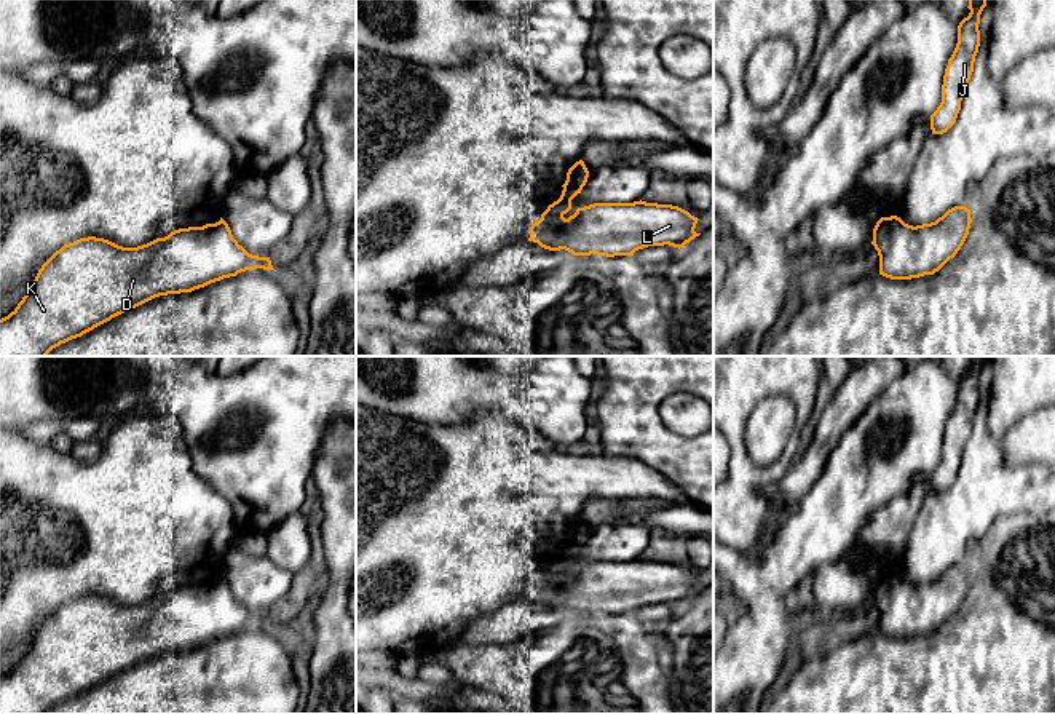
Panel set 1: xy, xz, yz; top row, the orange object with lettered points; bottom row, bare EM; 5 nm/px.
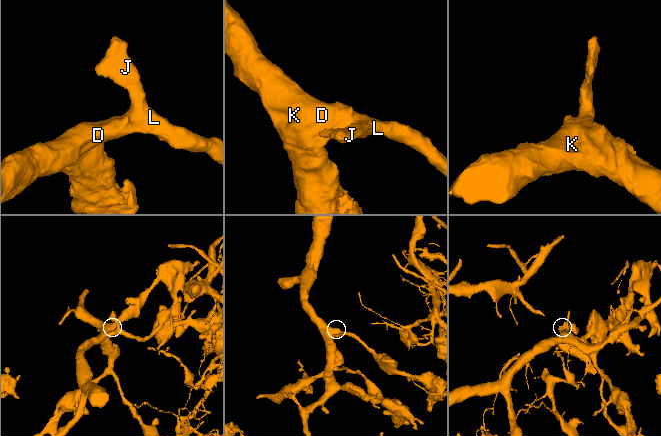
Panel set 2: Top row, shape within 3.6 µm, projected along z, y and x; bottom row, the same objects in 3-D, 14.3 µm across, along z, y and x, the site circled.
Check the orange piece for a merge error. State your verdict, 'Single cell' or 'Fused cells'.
Fused cells

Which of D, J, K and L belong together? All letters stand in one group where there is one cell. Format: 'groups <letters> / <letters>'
groups D K / J L

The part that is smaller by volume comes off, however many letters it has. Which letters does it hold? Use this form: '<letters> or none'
J, L

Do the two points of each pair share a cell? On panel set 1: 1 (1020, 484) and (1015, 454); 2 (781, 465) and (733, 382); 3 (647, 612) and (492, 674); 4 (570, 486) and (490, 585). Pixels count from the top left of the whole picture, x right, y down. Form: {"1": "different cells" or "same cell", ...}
{"1": "different cells", "2": "same cell", "3": "different cells", "4": "same cell"}

